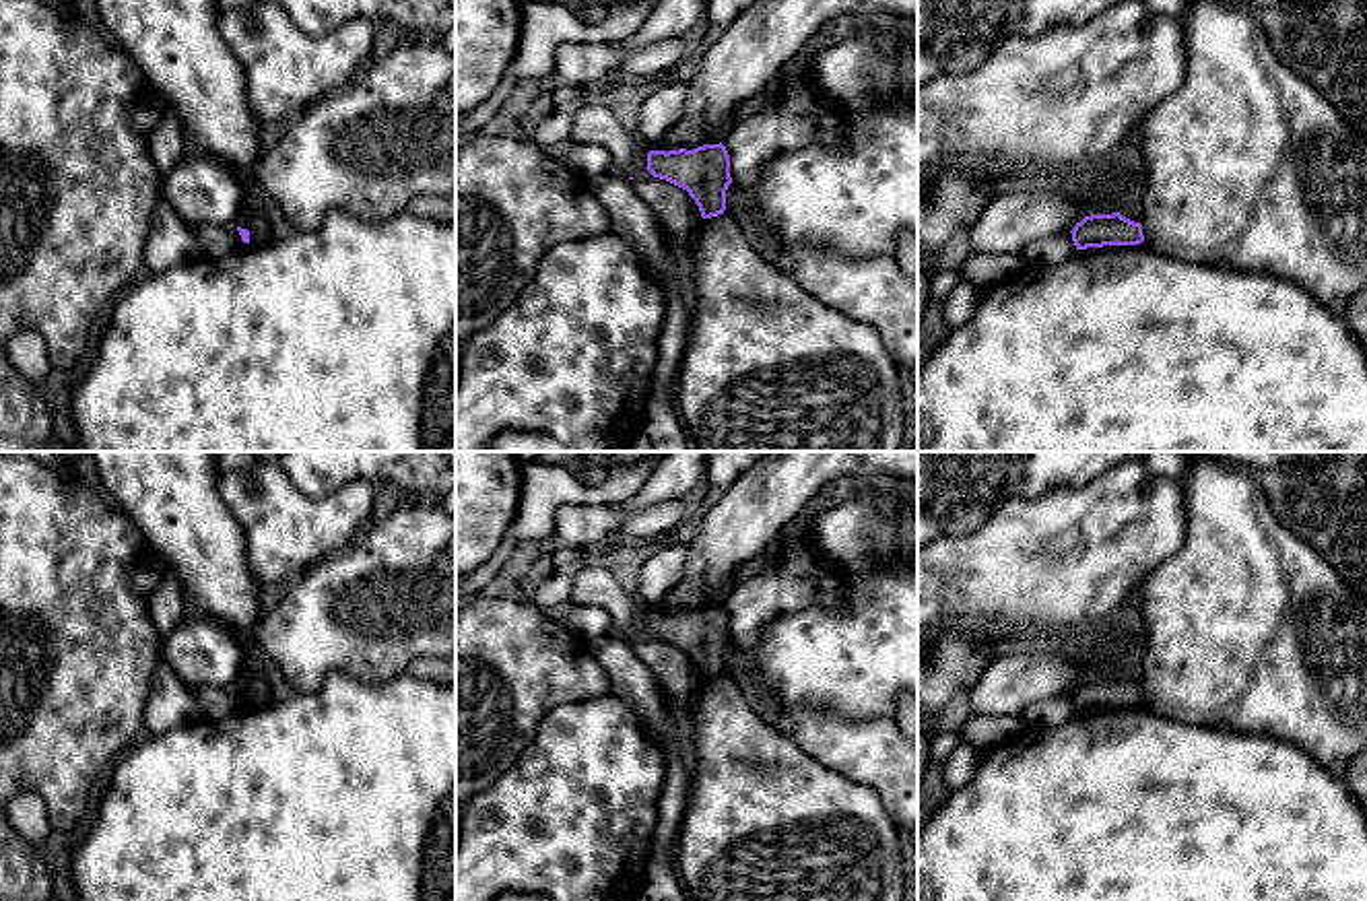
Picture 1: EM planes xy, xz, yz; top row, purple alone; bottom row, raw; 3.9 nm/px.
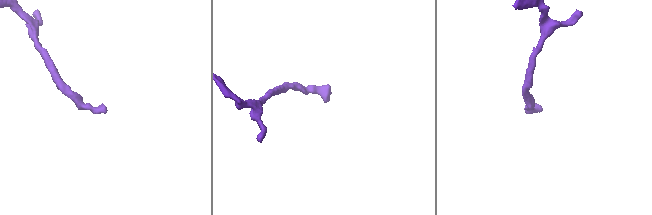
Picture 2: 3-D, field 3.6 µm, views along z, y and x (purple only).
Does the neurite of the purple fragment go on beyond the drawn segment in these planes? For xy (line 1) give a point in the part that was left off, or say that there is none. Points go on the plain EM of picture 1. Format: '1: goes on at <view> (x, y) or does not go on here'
1: does not go on here

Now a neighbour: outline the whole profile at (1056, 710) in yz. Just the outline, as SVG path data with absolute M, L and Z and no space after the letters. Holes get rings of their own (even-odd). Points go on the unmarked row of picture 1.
M1058 695L1029 705L1021 718L1025 726L1060 726L1076 713L1072 695Z

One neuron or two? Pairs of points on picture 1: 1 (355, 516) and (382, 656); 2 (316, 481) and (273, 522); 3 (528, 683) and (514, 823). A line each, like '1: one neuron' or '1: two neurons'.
1: two neurons
2: two neurons
3: two neurons

